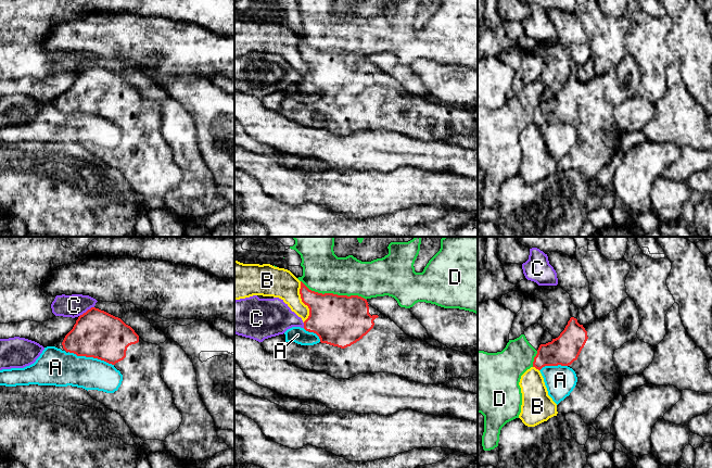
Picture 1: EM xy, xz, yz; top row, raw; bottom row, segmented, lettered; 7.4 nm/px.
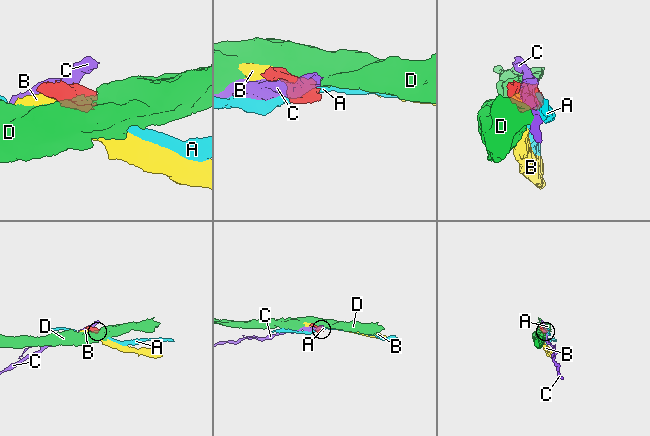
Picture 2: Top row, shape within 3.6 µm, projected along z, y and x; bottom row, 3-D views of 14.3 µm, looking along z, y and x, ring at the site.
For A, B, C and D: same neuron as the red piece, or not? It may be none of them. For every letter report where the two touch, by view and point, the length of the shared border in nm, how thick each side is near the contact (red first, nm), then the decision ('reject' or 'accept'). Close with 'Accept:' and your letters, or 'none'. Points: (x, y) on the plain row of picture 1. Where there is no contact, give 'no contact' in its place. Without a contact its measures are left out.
A: xy (91, 113) | 360 nm | 360/260 nm | reject
B: xz (303, 59) | 300 nm | 340/220 nm | reject
C: xy (87, 67) | 130 nm | 360/170 nm | reject
D: xz (332, 50) | 500 nm | 380/300 nm | reject
Accept: none

